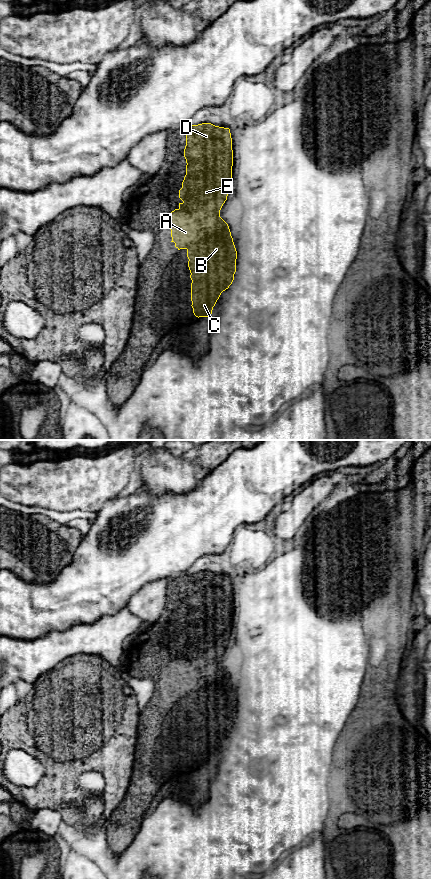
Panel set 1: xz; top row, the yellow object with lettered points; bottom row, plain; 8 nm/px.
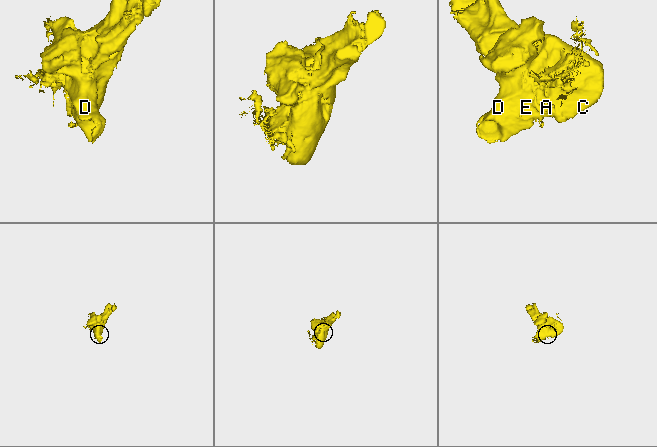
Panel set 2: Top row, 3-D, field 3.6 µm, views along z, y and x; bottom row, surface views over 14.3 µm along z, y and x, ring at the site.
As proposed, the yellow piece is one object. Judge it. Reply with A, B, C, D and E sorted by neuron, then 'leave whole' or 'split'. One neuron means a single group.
A B C D E | leave whole

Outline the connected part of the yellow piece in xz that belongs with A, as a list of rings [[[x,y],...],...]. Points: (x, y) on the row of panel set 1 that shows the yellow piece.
[[[202,123],[198,125],[188,126],[188,132],[186,134],[186,146],[184,149],[184,157],[186,159],[186,175],[182,182],[182,188],[179,190],[179,198],[183,201],[179,203],[179,208],[175,209],[171,213],[169,213],[169,218],[171,219],[171,237],[172,241],[175,243],[175,247],[180,249],[187,250],[188,267],[190,270],[190,278],[192,280],[191,283],[191,301],[193,313],[196,317],[211,317],[213,307],[215,306],[217,300],[219,299],[221,293],[229,288],[234,280],[234,274],[236,272],[236,259],[237,259],[237,251],[233,242],[233,238],[231,236],[231,232],[228,224],[220,217],[220,210],[227,200],[228,191],[230,189],[231,180],[232,180],[232,166],[233,166],[233,150],[232,150],[232,138],[229,128],[215,126],[211,123]]]

